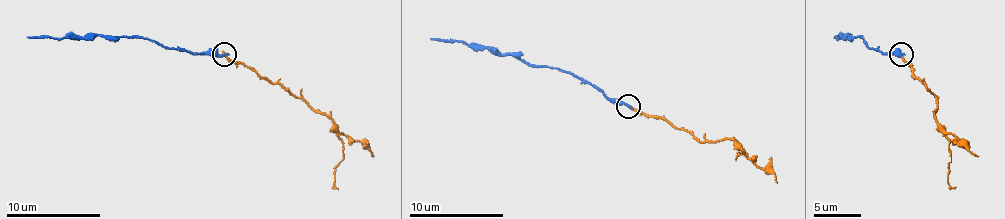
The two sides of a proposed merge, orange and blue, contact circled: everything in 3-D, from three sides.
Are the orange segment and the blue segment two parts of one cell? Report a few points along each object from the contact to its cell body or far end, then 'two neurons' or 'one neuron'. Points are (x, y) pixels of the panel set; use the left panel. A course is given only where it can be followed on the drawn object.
orange runs (225, 55), (303, 97), (334, 124), (334, 133), (343, 145), (343, 159), (334, 173), (334, 185), (338, 190); blue runs (225, 55), (192, 55), (140, 36), (26, 36); two neurons

